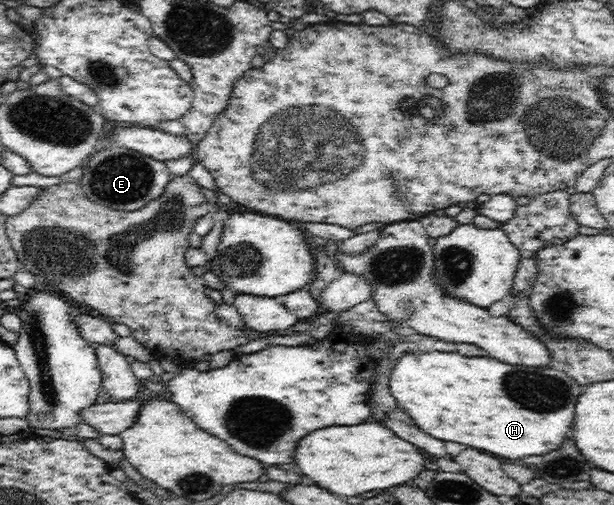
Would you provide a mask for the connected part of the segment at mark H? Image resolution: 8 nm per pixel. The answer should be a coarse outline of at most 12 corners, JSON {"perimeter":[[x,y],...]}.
{"perimeter":[[458,352],[394,364],[430,436],[512,460],[560,448],[583,389],[560,366]]}

